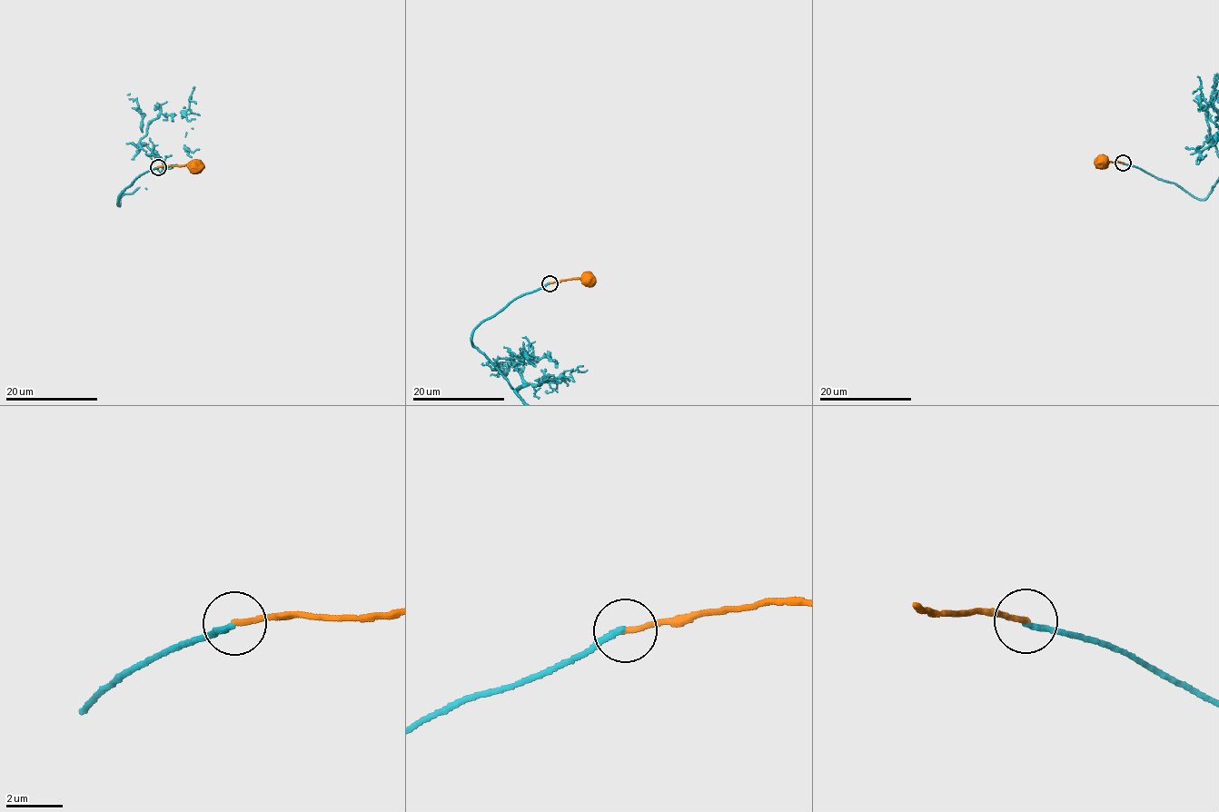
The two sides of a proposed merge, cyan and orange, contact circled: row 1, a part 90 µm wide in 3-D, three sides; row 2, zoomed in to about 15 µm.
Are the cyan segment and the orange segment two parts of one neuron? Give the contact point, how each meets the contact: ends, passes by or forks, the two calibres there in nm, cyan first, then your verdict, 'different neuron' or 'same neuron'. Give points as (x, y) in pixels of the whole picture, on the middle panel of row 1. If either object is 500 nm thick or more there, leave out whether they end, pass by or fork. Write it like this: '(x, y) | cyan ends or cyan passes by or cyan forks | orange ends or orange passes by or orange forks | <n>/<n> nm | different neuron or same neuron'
(550, 283) | cyan ends | orange ends | 200/190 nm | different neuron

